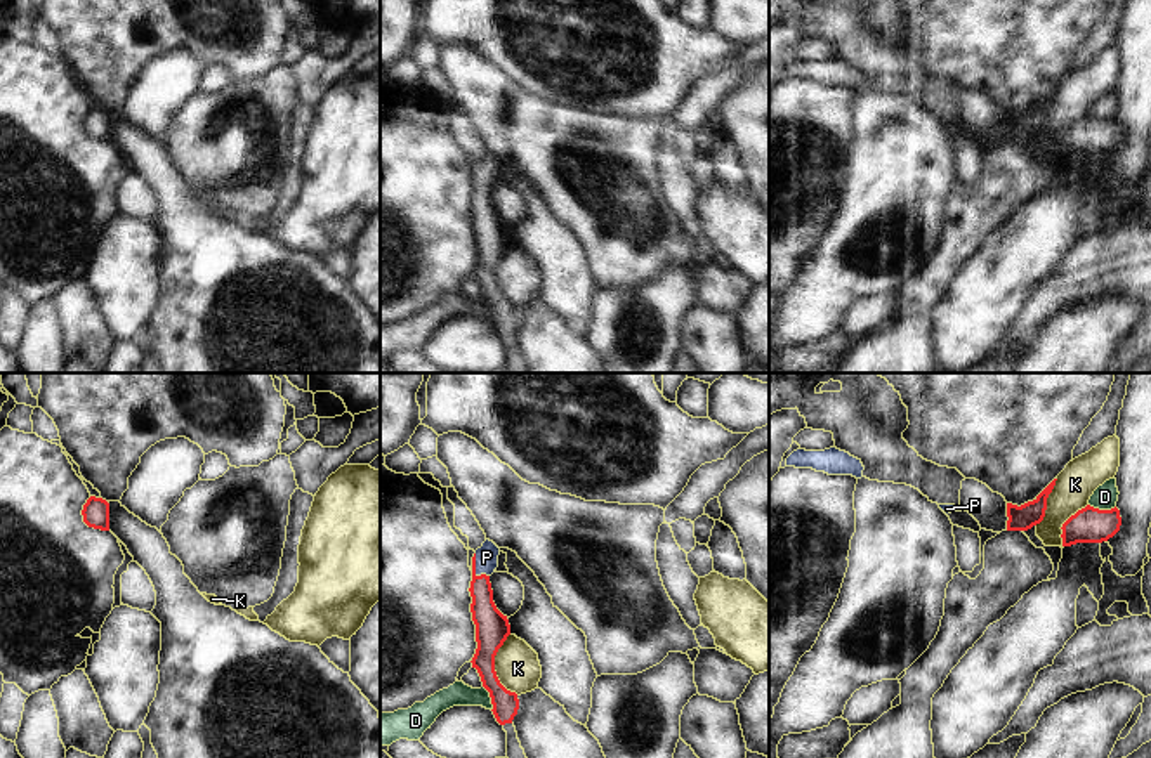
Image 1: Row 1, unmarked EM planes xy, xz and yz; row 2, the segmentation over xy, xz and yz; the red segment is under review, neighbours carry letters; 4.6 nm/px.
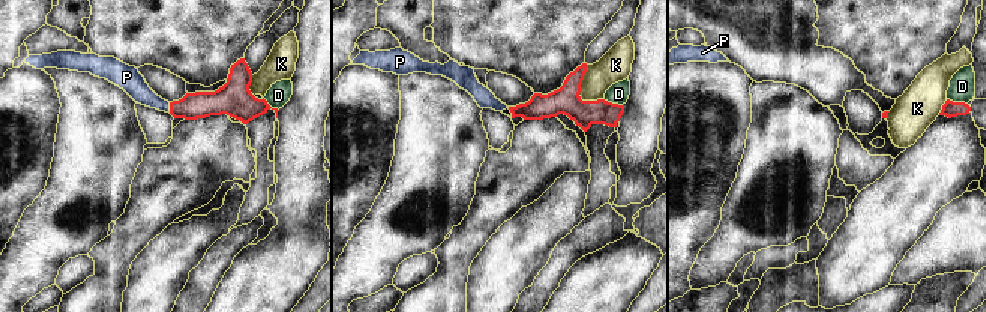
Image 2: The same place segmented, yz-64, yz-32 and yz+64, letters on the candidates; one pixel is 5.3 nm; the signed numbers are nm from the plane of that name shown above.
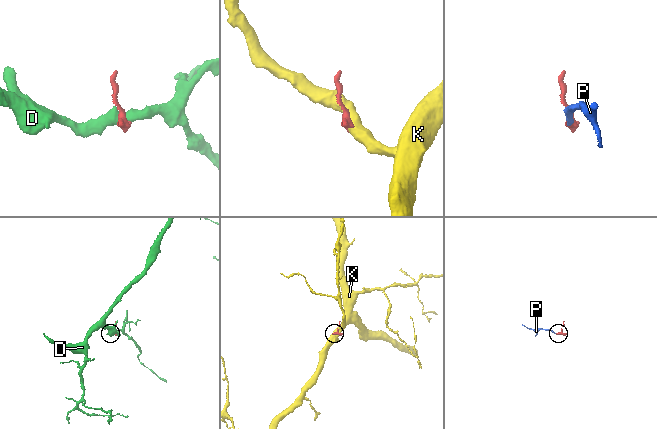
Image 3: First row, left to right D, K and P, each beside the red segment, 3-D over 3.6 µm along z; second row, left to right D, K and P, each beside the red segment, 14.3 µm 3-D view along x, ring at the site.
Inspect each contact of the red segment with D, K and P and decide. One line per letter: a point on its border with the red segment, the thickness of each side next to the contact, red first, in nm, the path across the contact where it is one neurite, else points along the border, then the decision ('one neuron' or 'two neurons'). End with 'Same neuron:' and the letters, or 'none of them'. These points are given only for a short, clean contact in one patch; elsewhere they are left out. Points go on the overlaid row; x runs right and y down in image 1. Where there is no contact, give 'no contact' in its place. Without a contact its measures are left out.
D: yz (1103, 510) | 160/110 nm | along yz (1089, 503), (1099, 509), (1115, 507) | two neurons
K: xz (493, 666) | 160/200 nm | along xz (509, 633), (495, 656), (495, 675), (507, 689), (518, 694) | two neurons
P: xz (474, 569) | 140/110 nm | across xz (488, 620), (474, 569), (486, 557) | one neuron
Same neuron: P

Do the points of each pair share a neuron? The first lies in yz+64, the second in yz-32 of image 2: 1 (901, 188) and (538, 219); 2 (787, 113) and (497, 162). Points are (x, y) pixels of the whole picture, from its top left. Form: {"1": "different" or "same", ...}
{"1": "same", "2": "different"}

